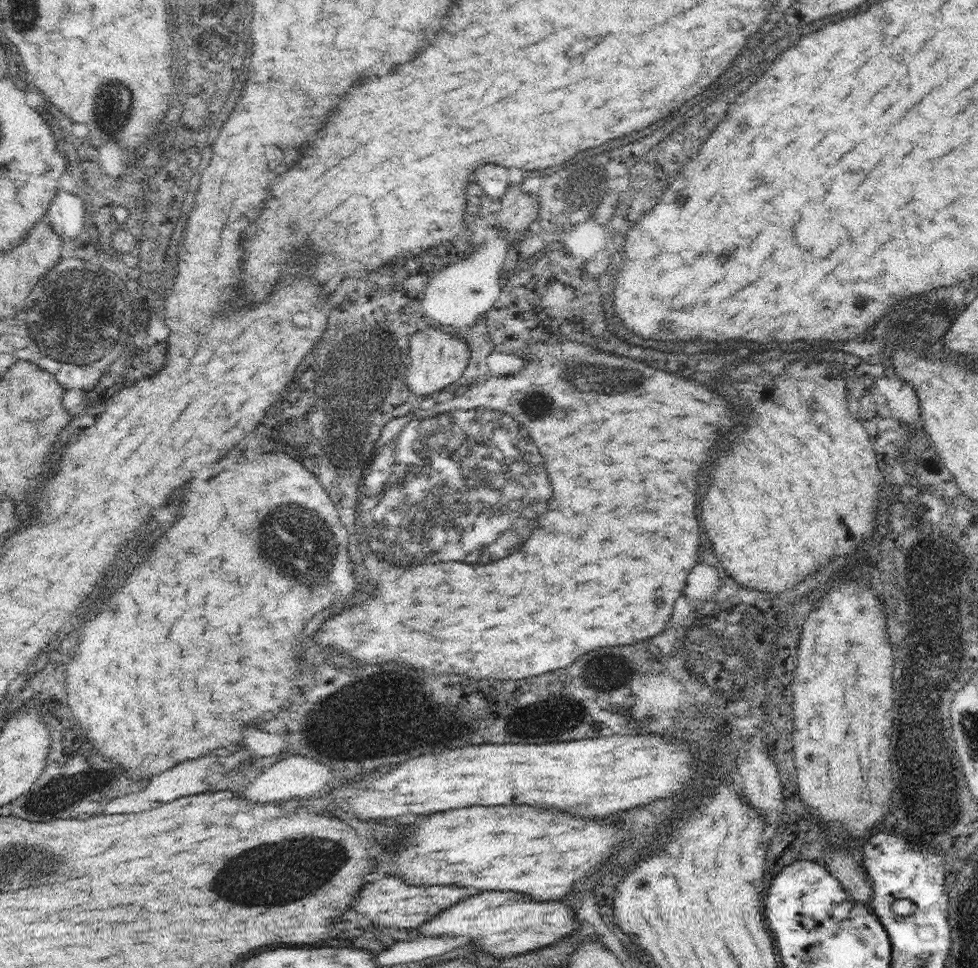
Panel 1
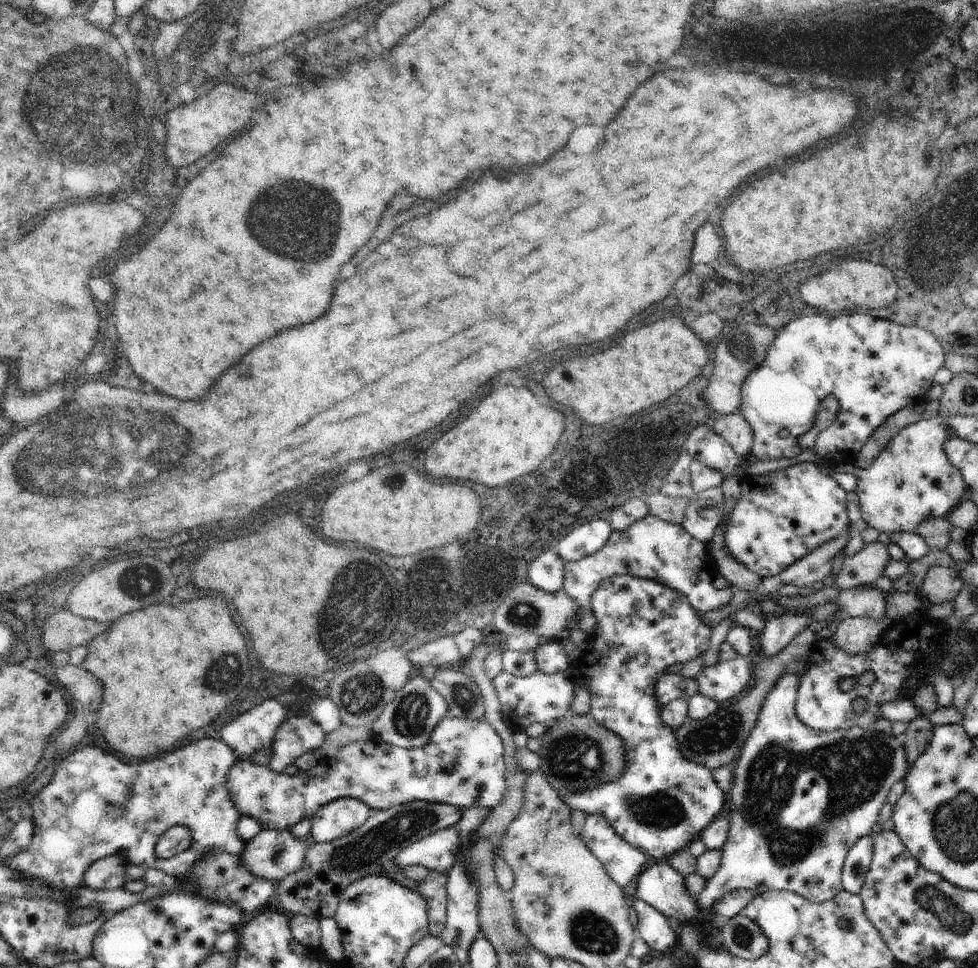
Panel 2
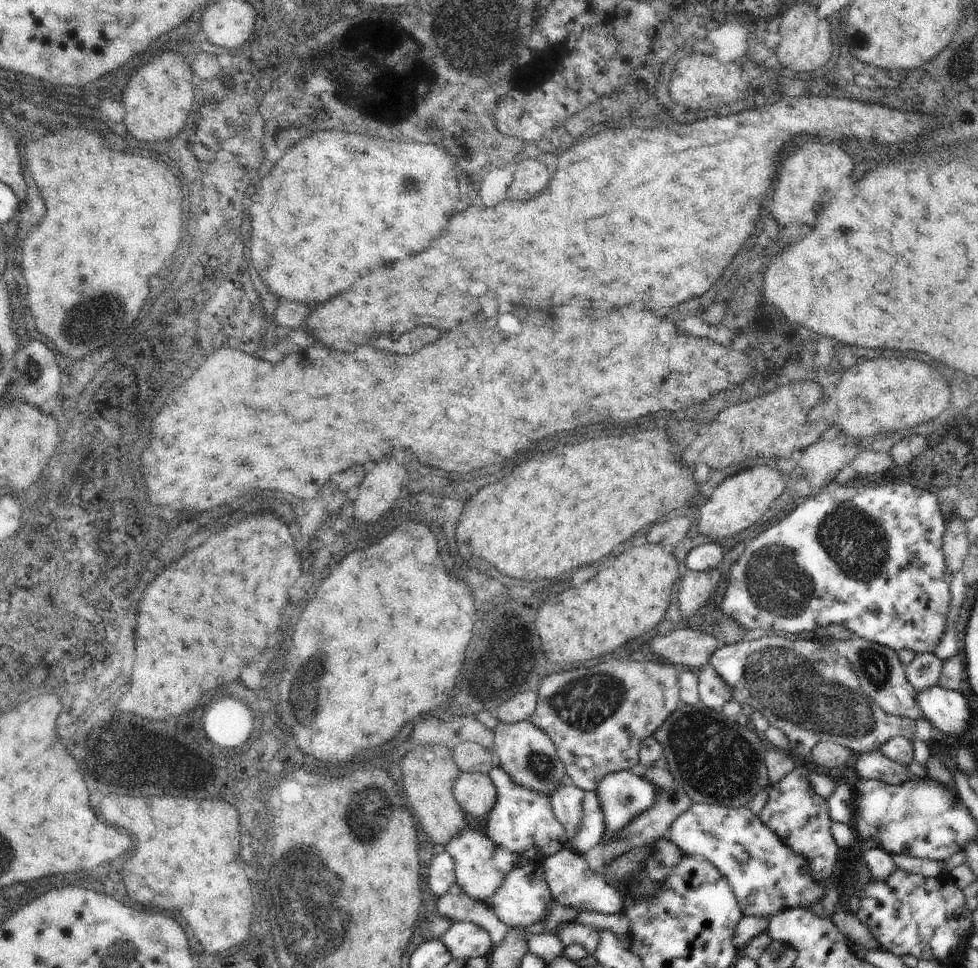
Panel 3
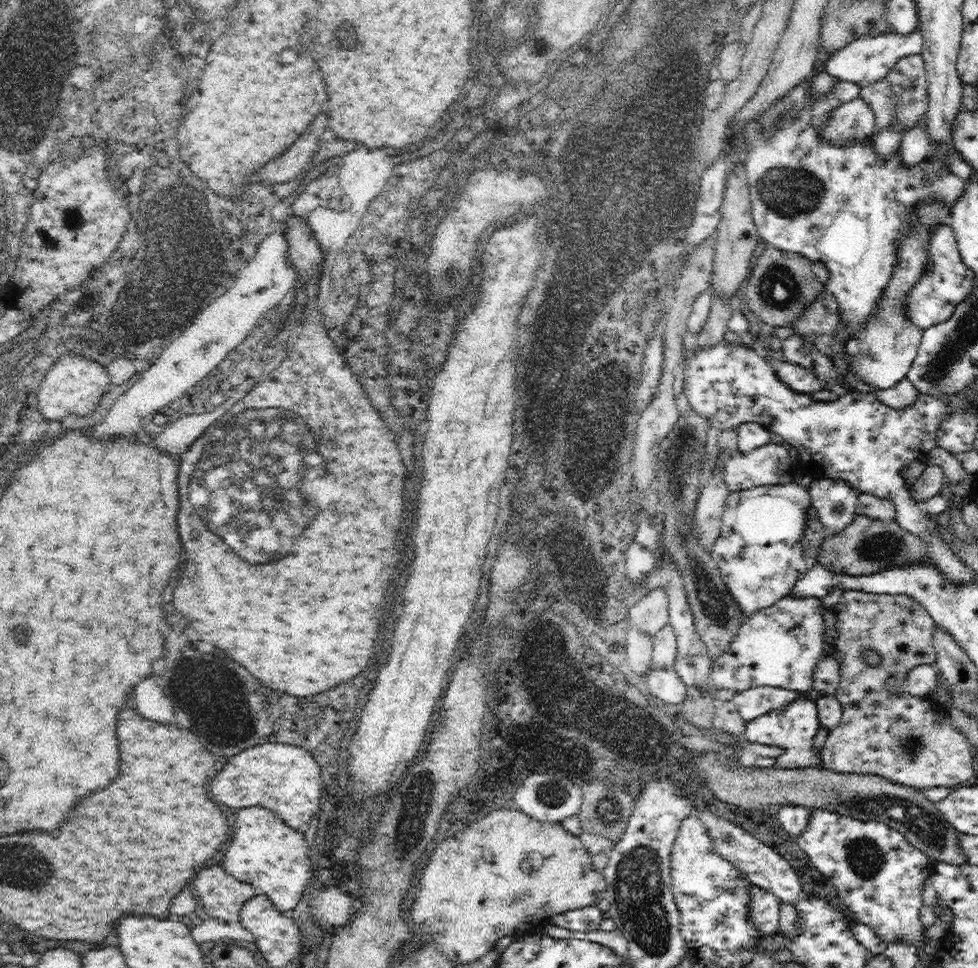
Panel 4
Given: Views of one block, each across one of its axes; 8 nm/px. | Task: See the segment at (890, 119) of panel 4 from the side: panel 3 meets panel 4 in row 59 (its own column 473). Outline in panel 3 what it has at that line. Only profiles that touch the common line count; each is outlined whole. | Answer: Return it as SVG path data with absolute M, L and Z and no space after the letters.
M457 884L451 886L443 894L443 898L435 900L437 902L437 916L447 916L453 924L455 922L471 922L481 928L485 928L491 934L491 944L493 948L501 944L505 934L511 930L511 926L503 924L497 920L495 912L489 908L489 904L471 900Z

